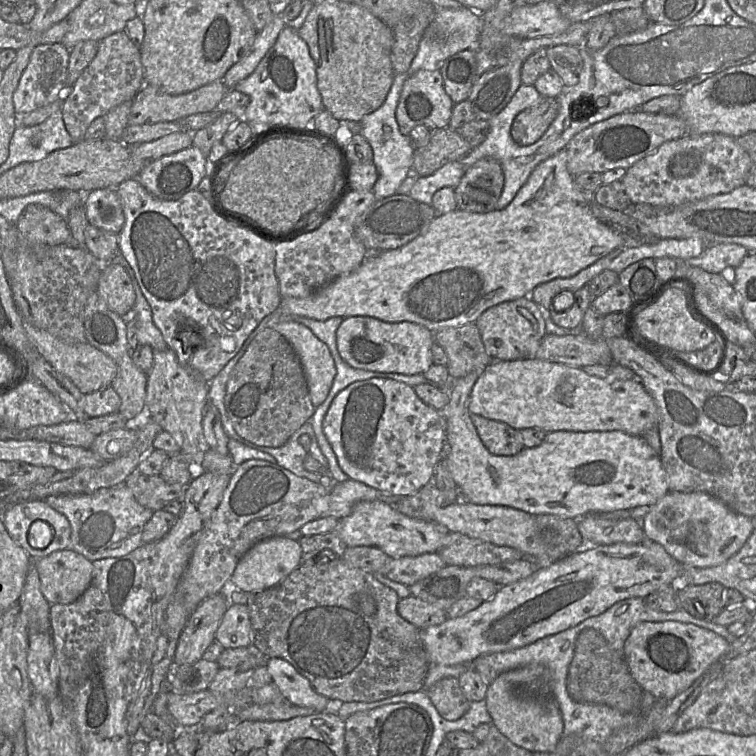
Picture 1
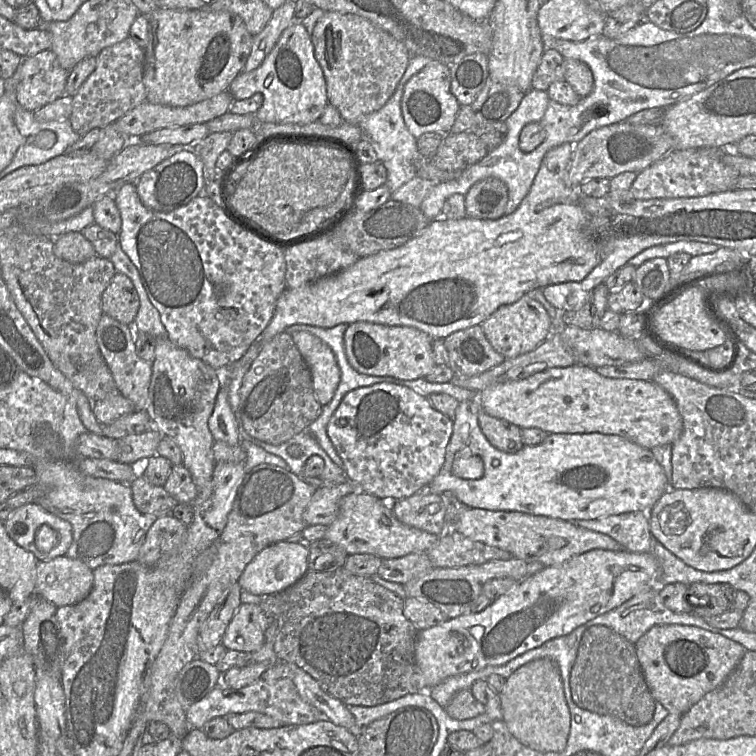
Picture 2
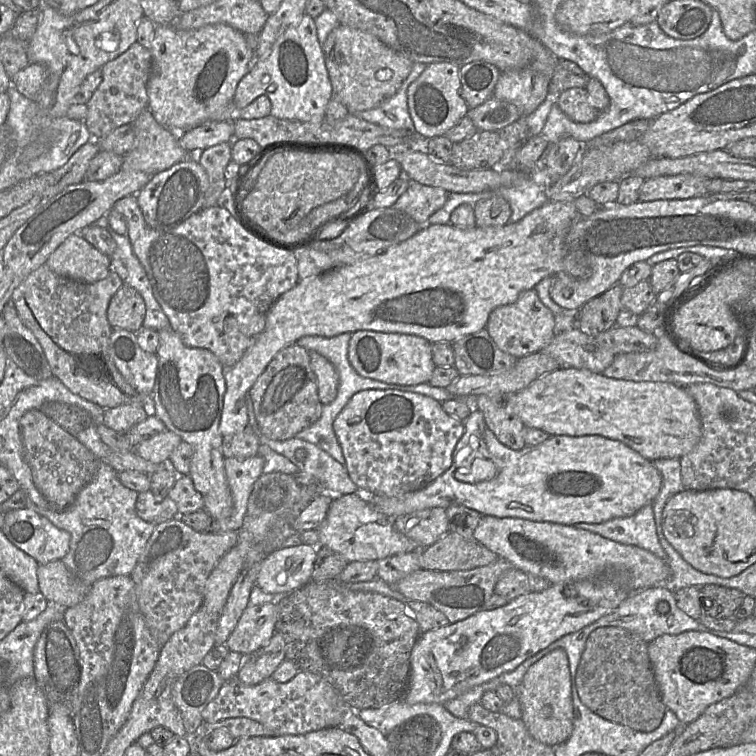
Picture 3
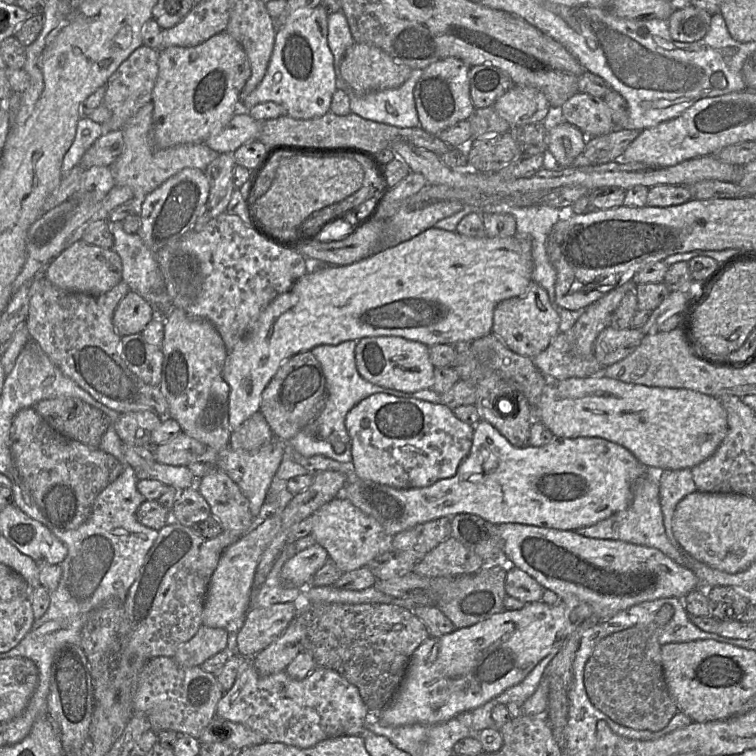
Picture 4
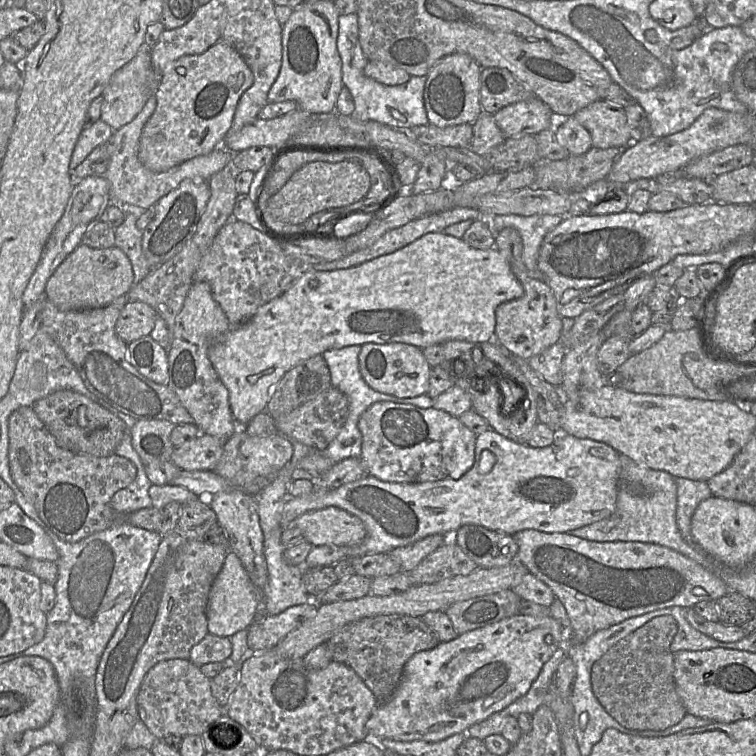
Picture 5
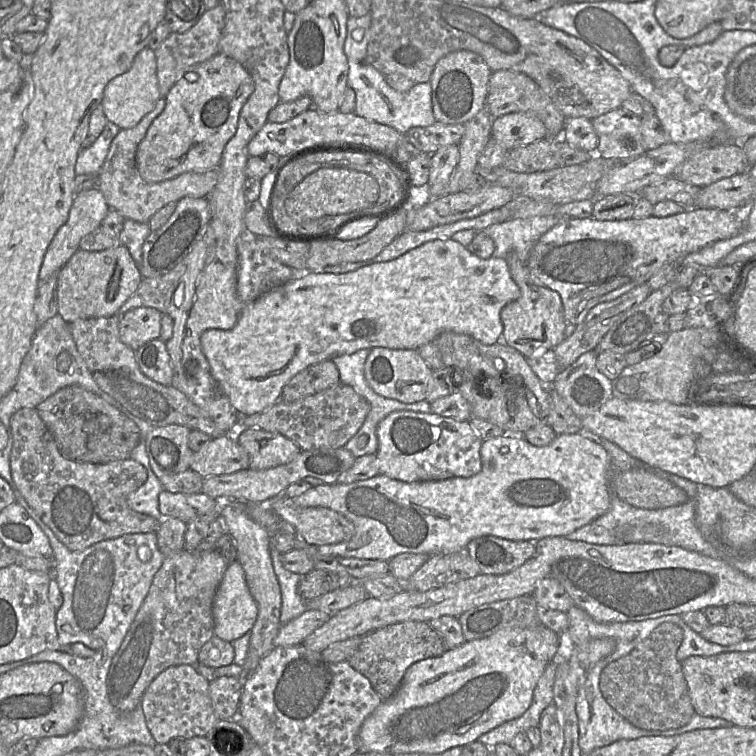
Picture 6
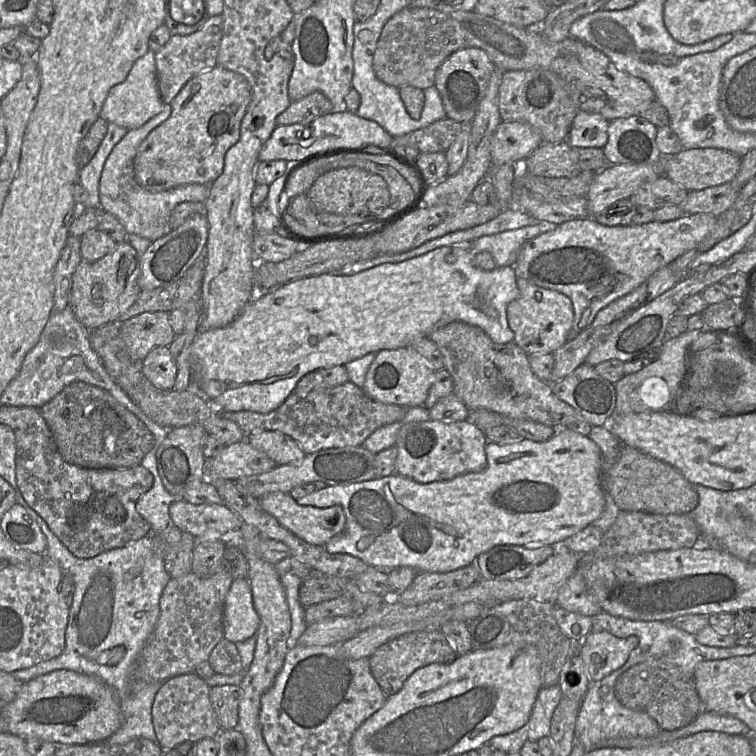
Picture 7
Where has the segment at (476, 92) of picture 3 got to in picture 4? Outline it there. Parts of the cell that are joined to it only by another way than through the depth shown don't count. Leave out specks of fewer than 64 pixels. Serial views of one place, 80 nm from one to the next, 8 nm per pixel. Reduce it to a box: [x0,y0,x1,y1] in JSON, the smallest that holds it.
[469,65,515,108]

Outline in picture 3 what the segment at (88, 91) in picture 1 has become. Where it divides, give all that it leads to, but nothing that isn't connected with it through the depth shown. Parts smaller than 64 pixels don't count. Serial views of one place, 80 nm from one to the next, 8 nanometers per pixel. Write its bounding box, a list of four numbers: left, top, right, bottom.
[83,42,151,139]

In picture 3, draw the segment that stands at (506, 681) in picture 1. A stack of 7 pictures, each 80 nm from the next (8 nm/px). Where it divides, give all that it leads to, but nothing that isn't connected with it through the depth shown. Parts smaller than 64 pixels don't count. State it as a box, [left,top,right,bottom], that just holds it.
[515,649,573,747]

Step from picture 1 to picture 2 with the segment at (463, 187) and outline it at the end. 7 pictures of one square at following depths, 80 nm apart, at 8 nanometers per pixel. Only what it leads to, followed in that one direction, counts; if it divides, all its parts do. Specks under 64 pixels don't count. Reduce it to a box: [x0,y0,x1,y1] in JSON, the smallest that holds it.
[464,177,508,219]

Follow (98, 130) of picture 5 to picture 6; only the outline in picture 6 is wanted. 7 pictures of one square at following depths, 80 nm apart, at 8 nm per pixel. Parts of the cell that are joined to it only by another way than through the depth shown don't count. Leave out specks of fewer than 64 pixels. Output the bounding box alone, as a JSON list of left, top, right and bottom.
[75,121,120,176]

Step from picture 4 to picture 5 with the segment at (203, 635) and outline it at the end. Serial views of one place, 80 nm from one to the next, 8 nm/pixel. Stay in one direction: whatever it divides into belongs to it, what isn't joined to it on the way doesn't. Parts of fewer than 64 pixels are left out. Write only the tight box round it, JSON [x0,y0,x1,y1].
[188,633,231,666]

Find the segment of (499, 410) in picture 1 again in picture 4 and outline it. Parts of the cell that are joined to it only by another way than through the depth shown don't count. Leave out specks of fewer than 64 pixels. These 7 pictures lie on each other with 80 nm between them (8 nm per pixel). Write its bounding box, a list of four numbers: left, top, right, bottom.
[534,376,728,470]

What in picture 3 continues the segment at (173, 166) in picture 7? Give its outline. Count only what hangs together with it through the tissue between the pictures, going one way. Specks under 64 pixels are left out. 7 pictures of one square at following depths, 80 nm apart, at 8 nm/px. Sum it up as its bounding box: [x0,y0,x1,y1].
[146,23,254,134]

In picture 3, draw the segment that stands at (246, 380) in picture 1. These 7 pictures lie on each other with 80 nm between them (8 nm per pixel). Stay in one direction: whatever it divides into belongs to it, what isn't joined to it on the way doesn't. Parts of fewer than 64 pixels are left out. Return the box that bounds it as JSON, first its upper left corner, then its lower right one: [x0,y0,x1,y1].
[250,343,323,440]

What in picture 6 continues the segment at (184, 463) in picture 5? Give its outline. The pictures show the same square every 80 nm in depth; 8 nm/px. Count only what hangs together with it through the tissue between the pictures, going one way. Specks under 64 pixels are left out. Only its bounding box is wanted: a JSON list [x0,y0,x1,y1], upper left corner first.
[190,435,249,478]

